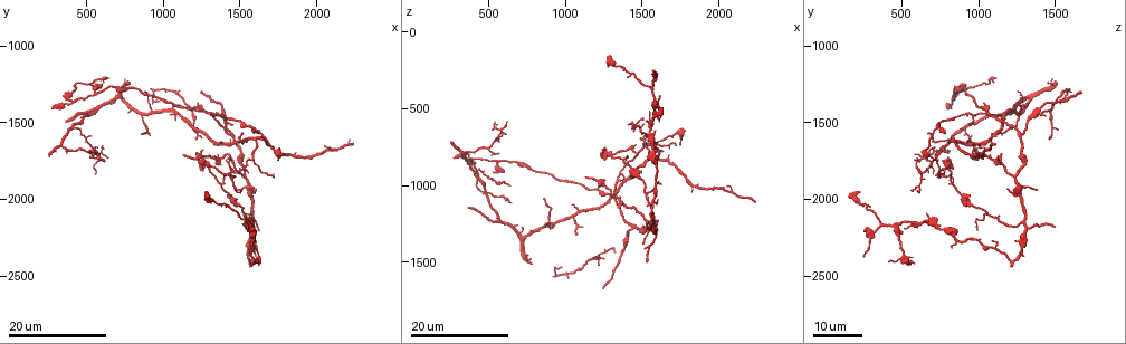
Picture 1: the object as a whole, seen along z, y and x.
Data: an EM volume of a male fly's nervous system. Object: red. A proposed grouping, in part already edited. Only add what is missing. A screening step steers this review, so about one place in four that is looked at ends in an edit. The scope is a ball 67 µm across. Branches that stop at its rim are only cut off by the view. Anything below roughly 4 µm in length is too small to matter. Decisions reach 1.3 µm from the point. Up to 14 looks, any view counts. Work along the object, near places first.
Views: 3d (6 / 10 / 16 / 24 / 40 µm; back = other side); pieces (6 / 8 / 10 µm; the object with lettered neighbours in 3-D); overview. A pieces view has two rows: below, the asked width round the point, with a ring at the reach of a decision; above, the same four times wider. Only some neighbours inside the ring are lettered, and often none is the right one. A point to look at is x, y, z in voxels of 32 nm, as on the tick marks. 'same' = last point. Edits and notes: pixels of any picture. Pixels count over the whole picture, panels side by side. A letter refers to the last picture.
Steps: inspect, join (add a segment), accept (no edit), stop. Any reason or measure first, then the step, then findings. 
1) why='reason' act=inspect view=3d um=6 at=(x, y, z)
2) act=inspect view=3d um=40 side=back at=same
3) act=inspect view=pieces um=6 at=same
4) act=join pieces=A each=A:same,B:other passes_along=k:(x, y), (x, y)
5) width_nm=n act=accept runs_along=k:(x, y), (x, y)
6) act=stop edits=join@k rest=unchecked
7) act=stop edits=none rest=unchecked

why='branch stops here' act=inspect view=3d um=24 at=(860, 1580, 1100)

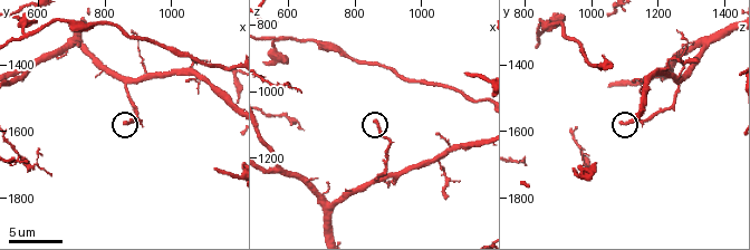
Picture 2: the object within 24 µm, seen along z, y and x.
act=inspect view=pieces um=8 at=(870, 1580, 1090)

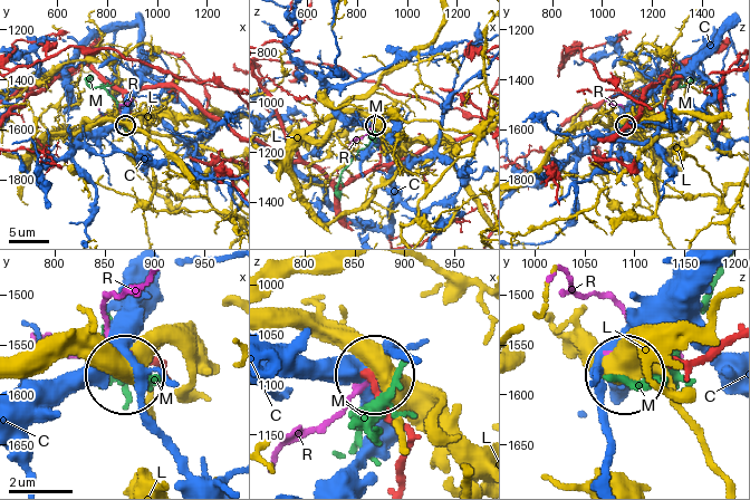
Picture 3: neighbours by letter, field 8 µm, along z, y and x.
act=accept each=C:other,L:other,M:other,R:other runs_along=3:(394, 479), (411, 439), (373, 377) found='none of them fits'

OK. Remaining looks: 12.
act=inspect view=pieces um=6 at=(1130, 1710, 940)

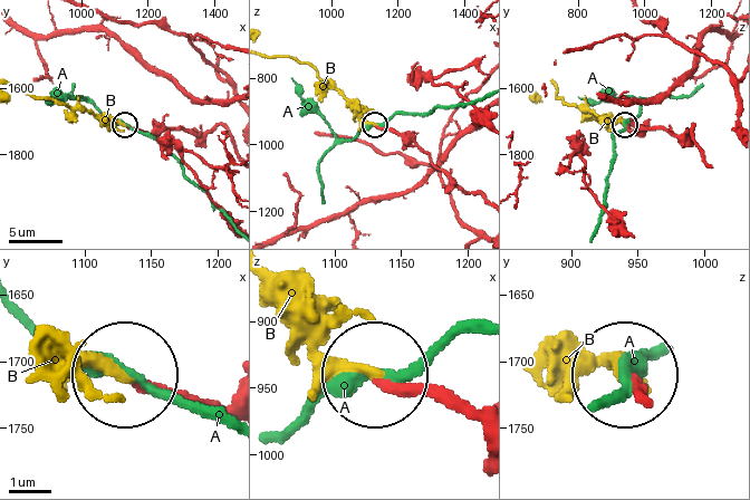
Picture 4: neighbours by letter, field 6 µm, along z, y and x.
act=join pieces=B each=A:other,B:same passes_along=4:(403, 138), (364, 122), (308, 65), (268, 57) found='it goes on there'

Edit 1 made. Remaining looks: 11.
act=inspect view=overview

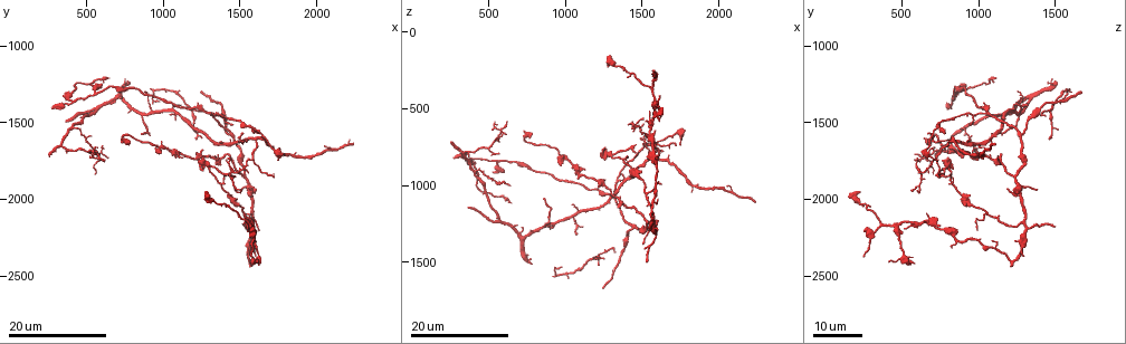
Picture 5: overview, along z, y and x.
why='thin end' act=inspect view=3d um=16 at=(1740, 1840, 740)

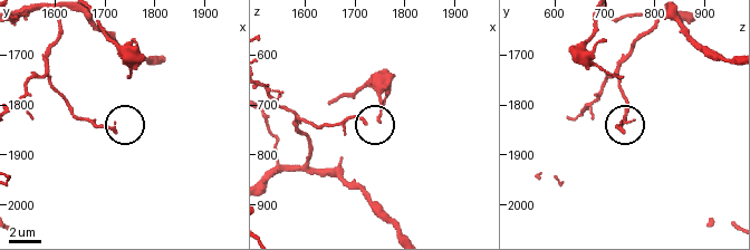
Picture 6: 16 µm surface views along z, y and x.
act=inspect view=pieces um=10 at=(1725, 1850, 740)

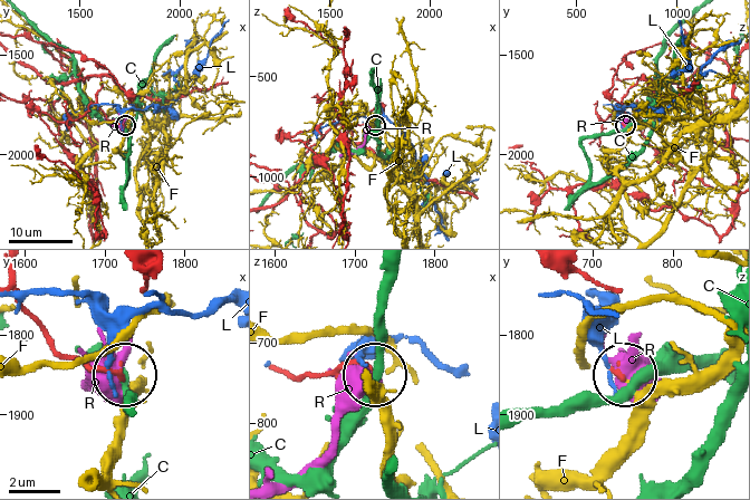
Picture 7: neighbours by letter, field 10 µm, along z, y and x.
width_nm=190 act=accept each=C:other,F:other,L:other,R:other runs_along=7:(20, 306), (58, 351), (119, 374) found='none of them fits'

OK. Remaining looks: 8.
why='branch stops here' act=inspect view=3d um=16 at=(1520, 1940, 600)

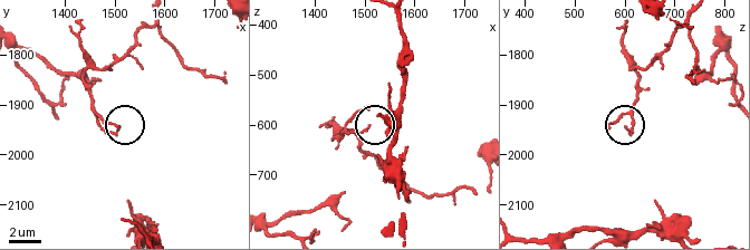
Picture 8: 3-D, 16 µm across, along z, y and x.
act=inspect view=pieces um=10 at=(1510, 1945, 600)

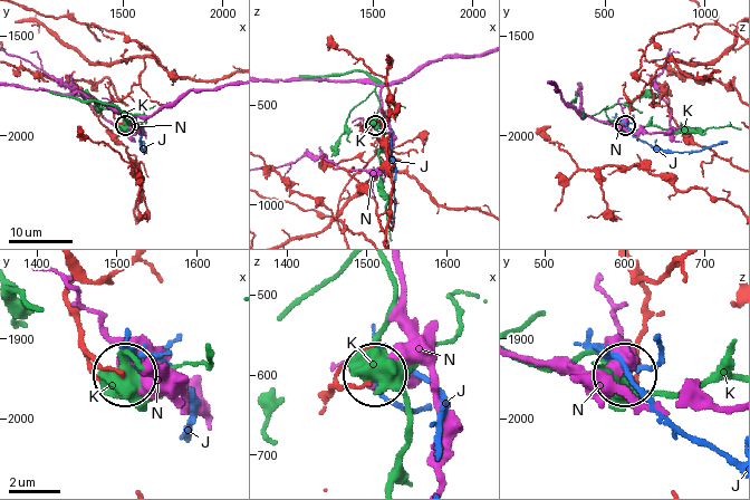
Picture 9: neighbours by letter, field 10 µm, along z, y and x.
act=accept each=J:other,K:other,N:other found='no lettered segment goes on from it'

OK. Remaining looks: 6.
why='free end' act=inspect view=3d um=24 at=(1620, 1560, 780)

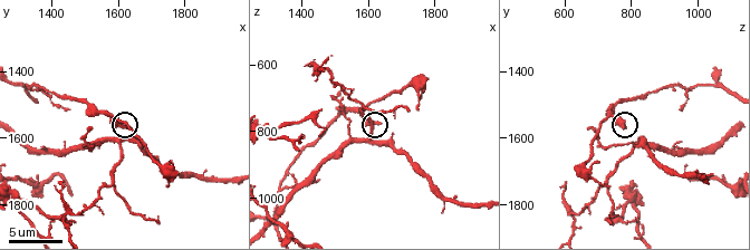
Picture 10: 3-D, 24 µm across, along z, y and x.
why='see the neighbours' act=inspect view=pieces um=10 at=(1640, 1570, 780)

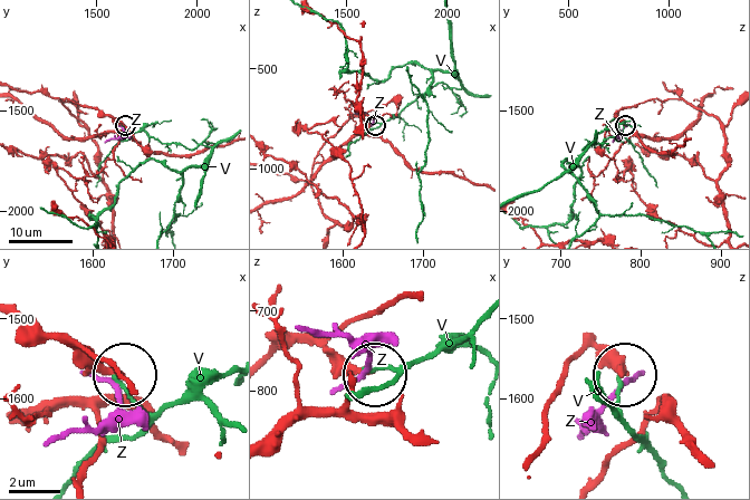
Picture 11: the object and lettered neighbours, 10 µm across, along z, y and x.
act=accept each=V:other,Z:other found='no lettered segment goes on from it'

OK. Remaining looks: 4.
why='thin end' act=inspect view=3d um=24 at=(1500, 1940, 1380)

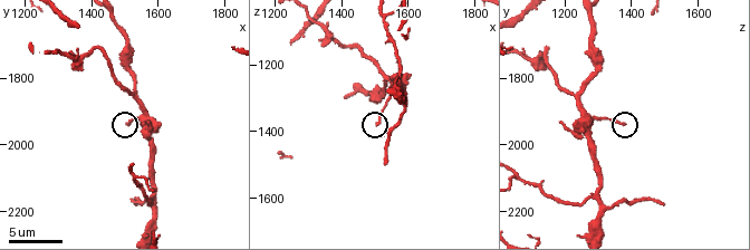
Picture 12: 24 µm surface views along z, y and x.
act=inspect view=pieces um=10 at=(1510, 1940, 1380)

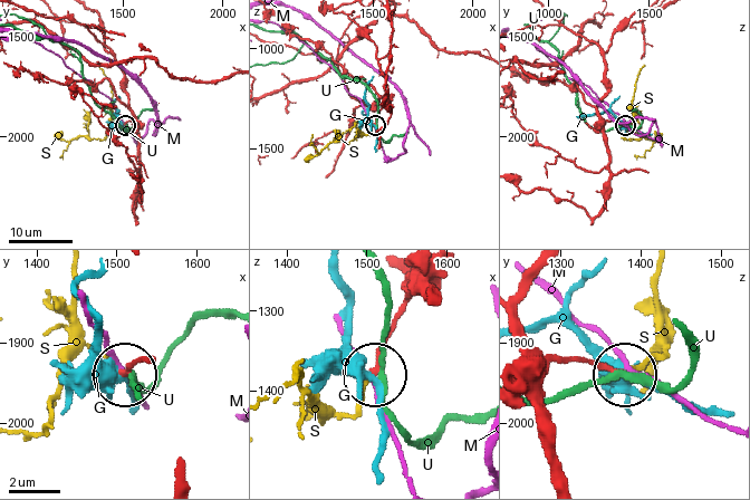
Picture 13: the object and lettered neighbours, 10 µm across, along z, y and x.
width_nm=200 act=join pieces=S each=G:other,M:other,S:same,U:other found='it goes on there'

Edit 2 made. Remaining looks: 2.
act=stop edits=join@4,join@13 rest=unchecked

